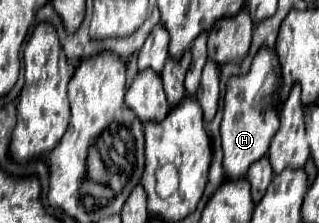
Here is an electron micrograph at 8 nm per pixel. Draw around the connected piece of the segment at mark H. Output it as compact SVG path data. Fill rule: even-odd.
M262 50L262 54L258 54L258 58L254 58L252 62L252 70L246 76L234 76L228 82L228 92L226 92L226 104L224 104L224 118L222 118L222 126L220 126L220 134L222 134L222 148L224 148L224 170L228 178L242 178L246 176L246 170L250 168L252 162L260 160L270 146L270 138L274 136L274 130L278 126L260 126L264 122L264 114L268 110L270 104L256 104L256 94L270 70L274 70L278 64L276 54L270 50Z

